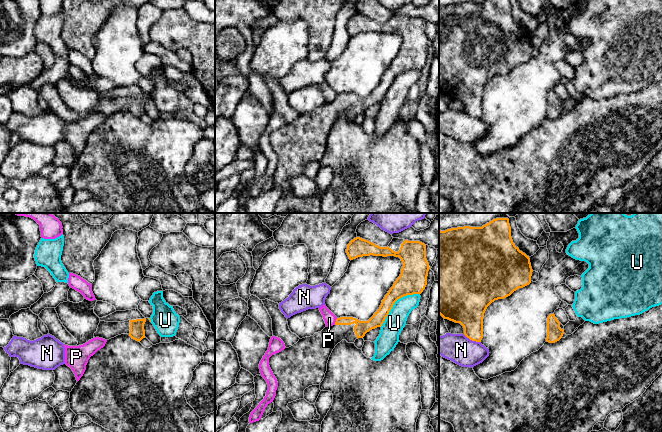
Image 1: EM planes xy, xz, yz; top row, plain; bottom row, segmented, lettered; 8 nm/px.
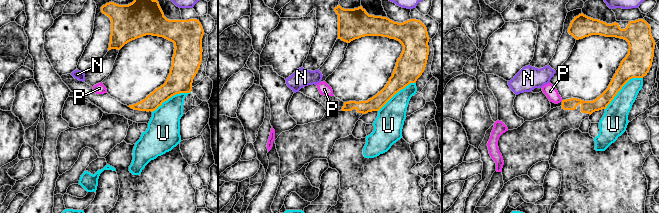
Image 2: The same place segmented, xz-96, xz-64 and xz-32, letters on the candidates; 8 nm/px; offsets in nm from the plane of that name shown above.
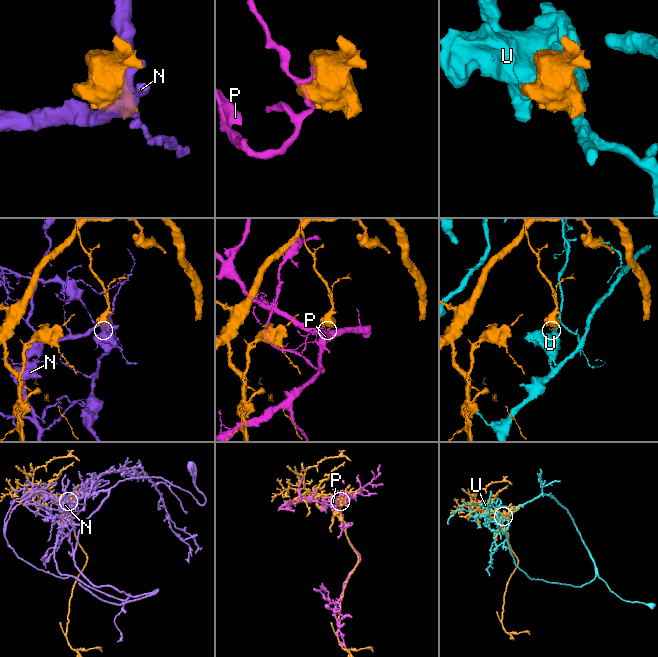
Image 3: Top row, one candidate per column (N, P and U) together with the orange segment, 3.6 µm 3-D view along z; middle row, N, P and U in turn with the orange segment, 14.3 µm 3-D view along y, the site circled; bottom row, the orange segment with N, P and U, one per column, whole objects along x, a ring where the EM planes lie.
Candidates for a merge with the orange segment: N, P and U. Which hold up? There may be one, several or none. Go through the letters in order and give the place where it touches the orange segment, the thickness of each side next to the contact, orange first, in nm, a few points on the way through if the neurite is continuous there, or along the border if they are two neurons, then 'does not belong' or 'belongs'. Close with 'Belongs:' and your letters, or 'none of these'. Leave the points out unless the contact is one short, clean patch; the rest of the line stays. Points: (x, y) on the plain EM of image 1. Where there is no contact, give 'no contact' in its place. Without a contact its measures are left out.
N: contact yz (472, 116); calibres 260 and 220 nm; does not belong
P: contact xz (336, 97); calibres 110 and 90 nm; border xz (337, 94), (334, 99); does not belong
U: contact xz (395, 77); calibres 220 and 160 nm; does not belong
Belongs: none of these

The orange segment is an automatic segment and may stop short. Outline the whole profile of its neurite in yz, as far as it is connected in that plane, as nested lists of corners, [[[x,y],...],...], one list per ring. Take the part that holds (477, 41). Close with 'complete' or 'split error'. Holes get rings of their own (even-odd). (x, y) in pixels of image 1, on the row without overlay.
[[[510,0],[457,3],[439,6],[439,90],[464,104],[472,117],[483,114],[483,94],[487,83],[498,75],[531,59],[530,34],[515,22]]]; complete

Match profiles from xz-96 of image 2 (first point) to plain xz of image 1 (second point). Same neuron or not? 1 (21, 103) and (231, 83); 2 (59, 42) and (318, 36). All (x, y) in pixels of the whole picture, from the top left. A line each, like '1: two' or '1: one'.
1: two
2: two

